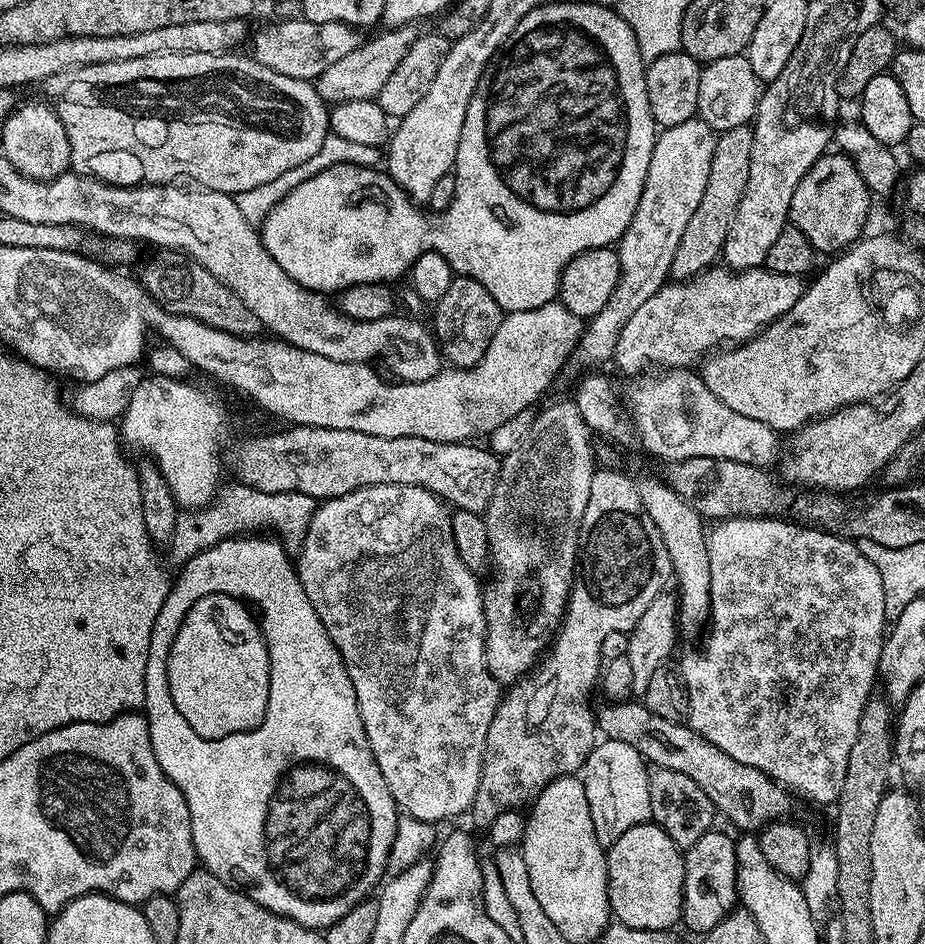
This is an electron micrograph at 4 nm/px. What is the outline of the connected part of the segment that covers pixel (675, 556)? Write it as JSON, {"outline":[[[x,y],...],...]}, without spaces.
{"outline":[[[648,476],[637,483],[636,489],[642,498],[642,506],[646,506],[646,514],[658,526],[658,534],[662,534],[662,542],[666,542],[666,550],[672,559],[672,575],[675,583],[680,583],[678,591],[678,624],[681,629],[689,628],[692,632],[703,633],[709,627],[712,618],[712,603],[710,602],[710,554],[706,539],[706,524],[694,510],[692,501],[684,500],[663,479],[655,480]]]}

